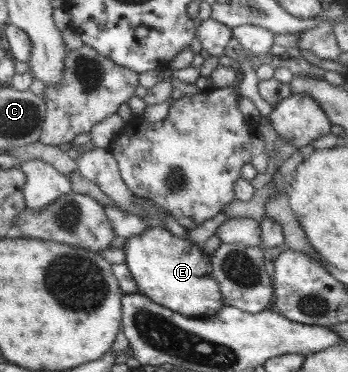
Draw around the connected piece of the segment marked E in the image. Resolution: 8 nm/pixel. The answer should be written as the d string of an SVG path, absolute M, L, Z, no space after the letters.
M165 225L149 227L143 234L128 238L123 247L125 266L129 268L139 292L186 317L208 317L223 307L217 281L212 278L209 255L202 245L191 243L169 232Z

